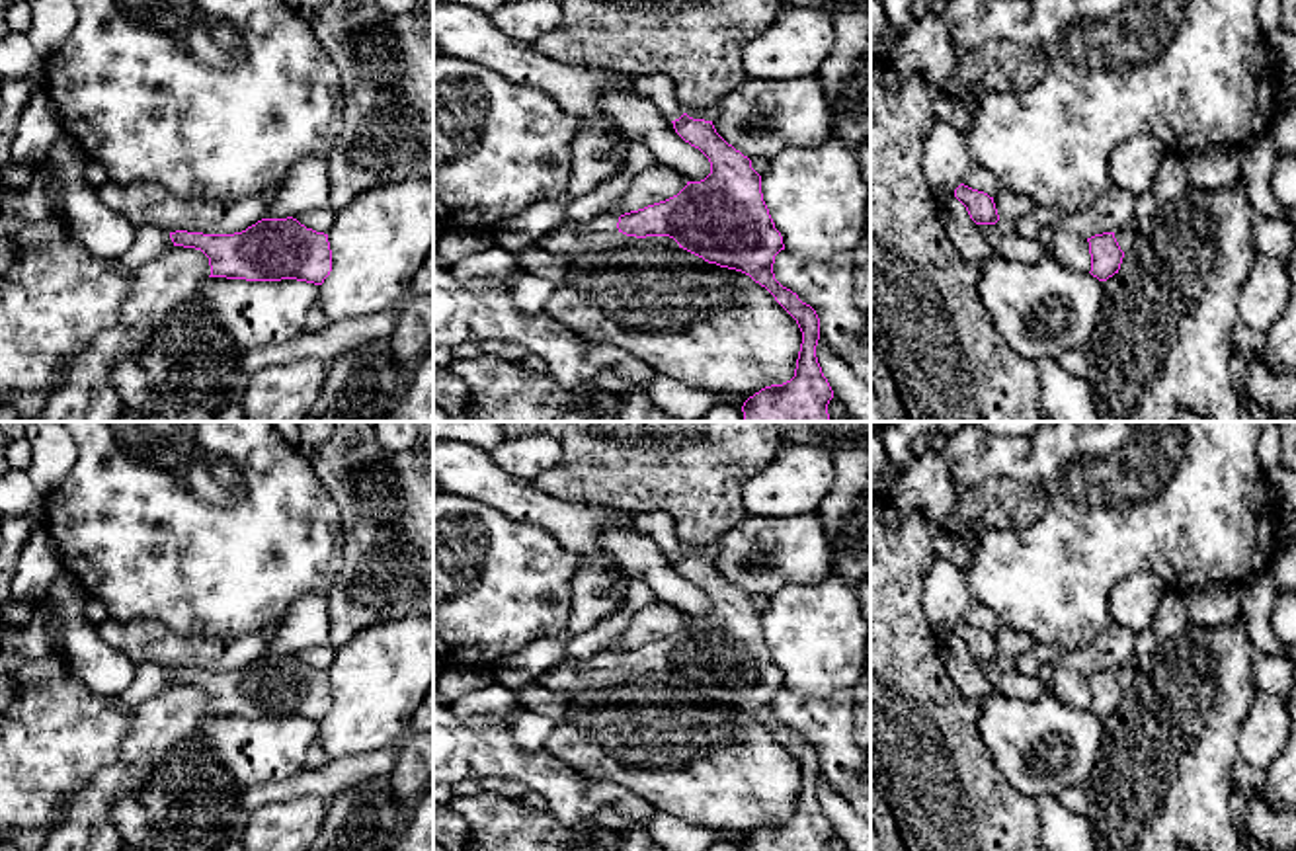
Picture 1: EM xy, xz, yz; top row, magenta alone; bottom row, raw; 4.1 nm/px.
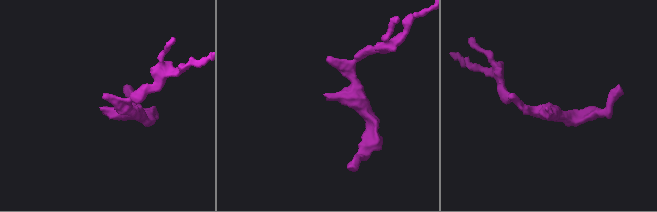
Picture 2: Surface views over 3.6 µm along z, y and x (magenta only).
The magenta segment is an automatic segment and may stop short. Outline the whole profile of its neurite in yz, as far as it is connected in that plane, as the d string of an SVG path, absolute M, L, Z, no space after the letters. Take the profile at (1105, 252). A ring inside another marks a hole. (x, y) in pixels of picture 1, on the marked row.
M1152 191L1142 193L1134 201L1130 221L1116 232L1103 232L1087 238L1091 254L1091 275L1107 281L1118 273L1122 258L1132 252L1134 244L1148 232L1150 219L1157 211Z

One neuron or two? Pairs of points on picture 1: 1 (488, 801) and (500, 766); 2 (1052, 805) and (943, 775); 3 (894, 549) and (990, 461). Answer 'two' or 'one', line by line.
1: two
2: two
3: two

